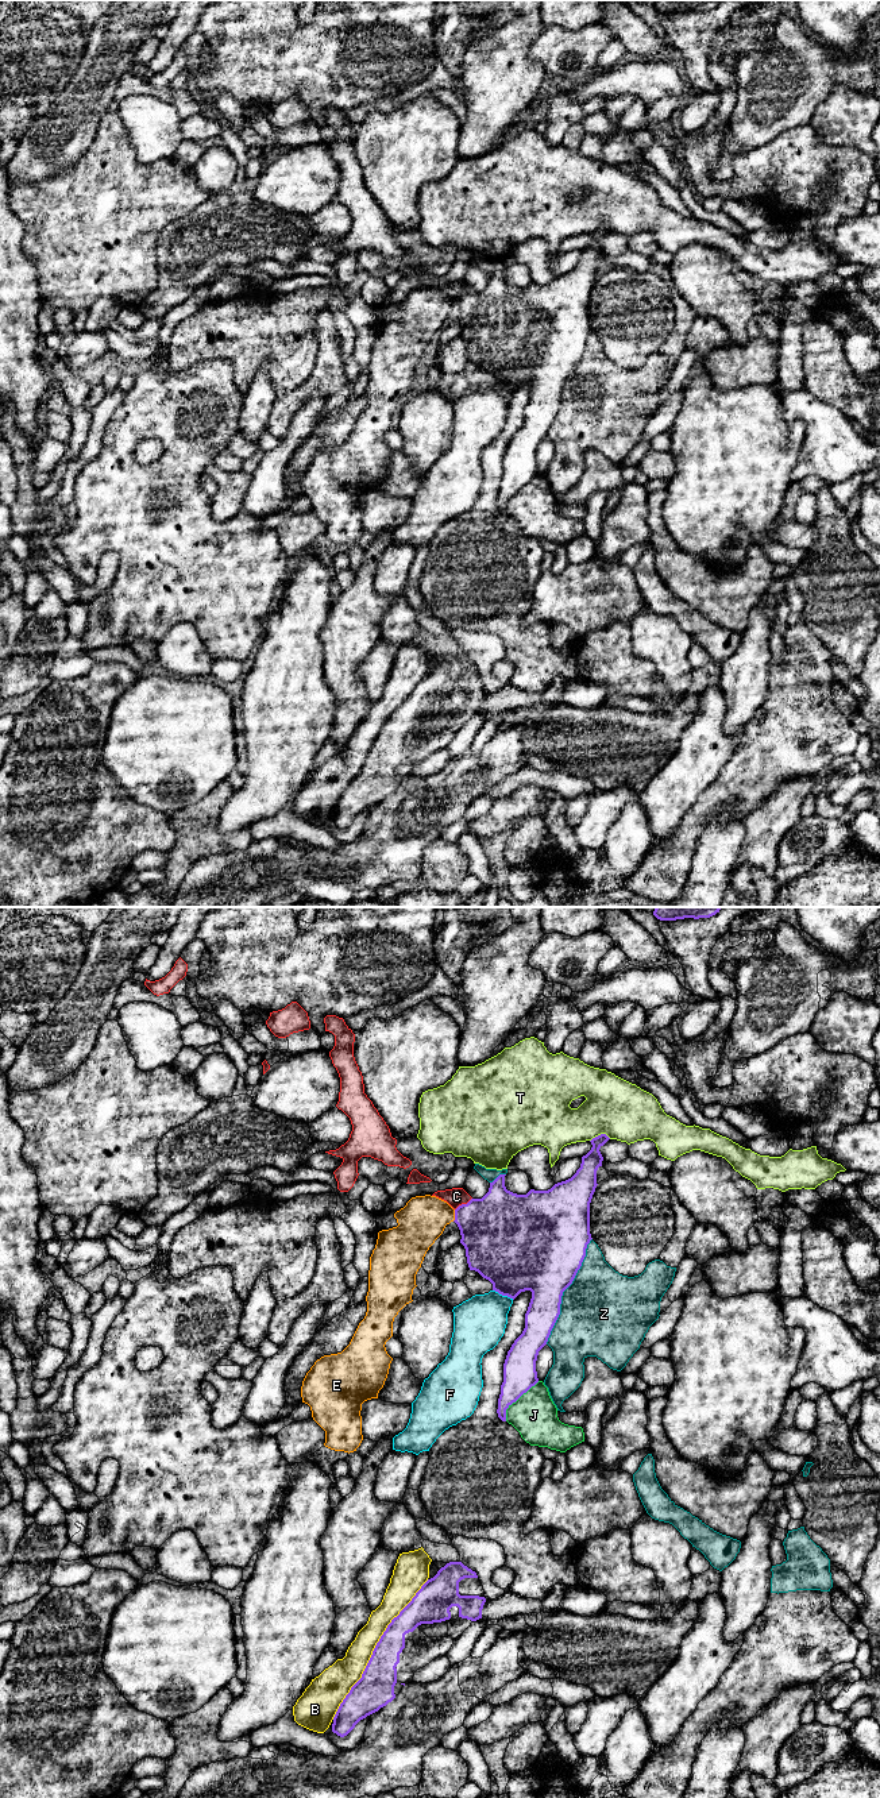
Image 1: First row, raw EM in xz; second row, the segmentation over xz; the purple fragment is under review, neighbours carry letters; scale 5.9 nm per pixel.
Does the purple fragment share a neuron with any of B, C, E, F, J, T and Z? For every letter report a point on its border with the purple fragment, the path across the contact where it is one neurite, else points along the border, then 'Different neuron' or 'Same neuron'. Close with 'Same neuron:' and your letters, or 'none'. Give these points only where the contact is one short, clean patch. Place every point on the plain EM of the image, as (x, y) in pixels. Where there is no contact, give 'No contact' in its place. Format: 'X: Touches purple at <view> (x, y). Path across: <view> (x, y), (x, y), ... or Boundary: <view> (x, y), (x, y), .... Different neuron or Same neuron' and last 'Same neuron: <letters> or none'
B: Touches purple at xz (374, 743). Different neuron
C: Touches purple at xz (463, 297). Path across: xz (496, 323), (463, 297), (456, 289). Same neuron
E: Touches purple at xz (455, 308). Different neuron
F: Touches purple at xz (504, 388). Different neuron
J: Touches purple at xz (517, 492). Different neuron
T: Touches purple at xz (601, 227). Different neuron
Z: Touches purple at xz (564, 382). Different neuron
Same neuron: C

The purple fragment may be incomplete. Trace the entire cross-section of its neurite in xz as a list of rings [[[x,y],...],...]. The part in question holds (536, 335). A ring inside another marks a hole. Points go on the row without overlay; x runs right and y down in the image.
[[[601,227],[593,231],[591,243],[582,250],[580,261],[576,266],[561,275],[555,277],[548,283],[530,282],[526,288],[517,288],[506,282],[505,269],[499,267],[490,275],[489,285],[482,292],[472,292],[463,281],[437,283],[436,289],[447,294],[455,302],[455,316],[460,323],[460,336],[466,342],[470,363],[478,364],[493,377],[493,383],[502,389],[516,391],[521,385],[530,383],[532,391],[525,406],[525,421],[507,444],[503,456],[503,475],[498,491],[498,510],[506,514],[506,502],[524,486],[539,475],[536,454],[539,444],[547,437],[551,424],[560,408],[563,385],[572,377],[590,336],[590,296],[597,281],[597,263],[602,259],[603,250],[599,242],[610,231]]]

